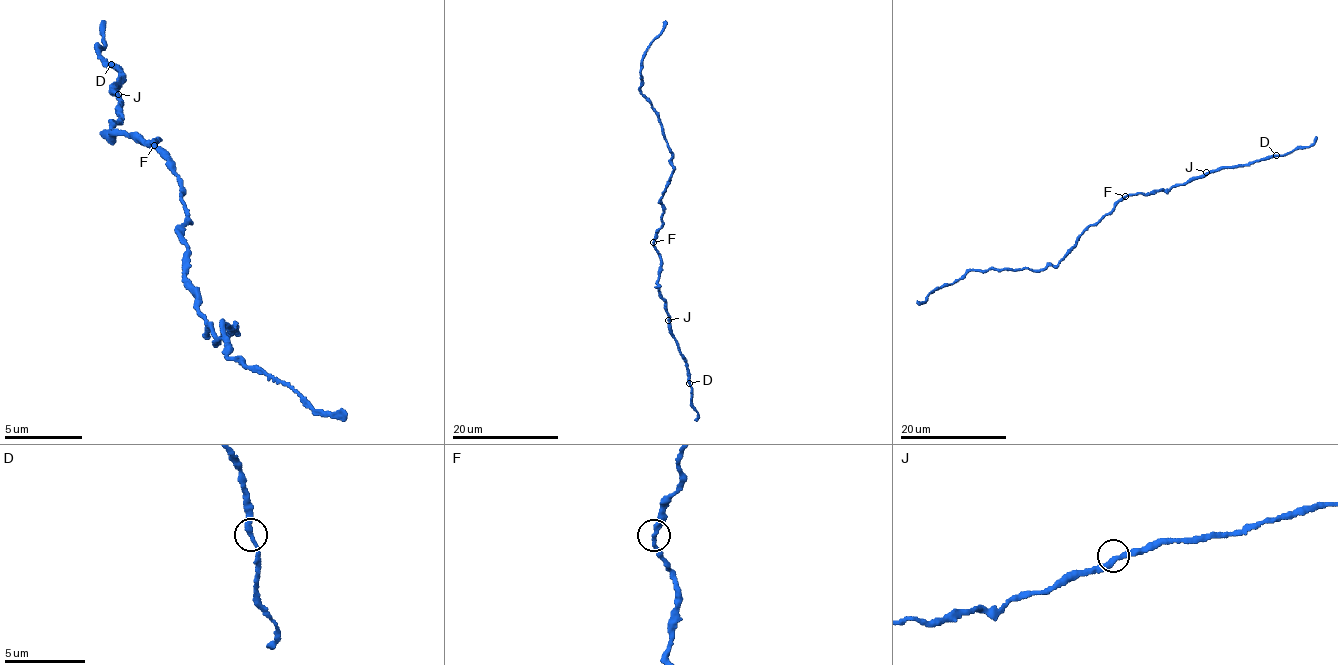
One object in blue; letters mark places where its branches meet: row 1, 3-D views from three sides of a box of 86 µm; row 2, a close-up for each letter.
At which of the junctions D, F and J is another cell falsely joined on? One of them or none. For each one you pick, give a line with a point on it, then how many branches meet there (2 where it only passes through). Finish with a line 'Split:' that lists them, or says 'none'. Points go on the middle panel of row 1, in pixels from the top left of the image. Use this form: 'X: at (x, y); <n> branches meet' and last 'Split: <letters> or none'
Split: none

